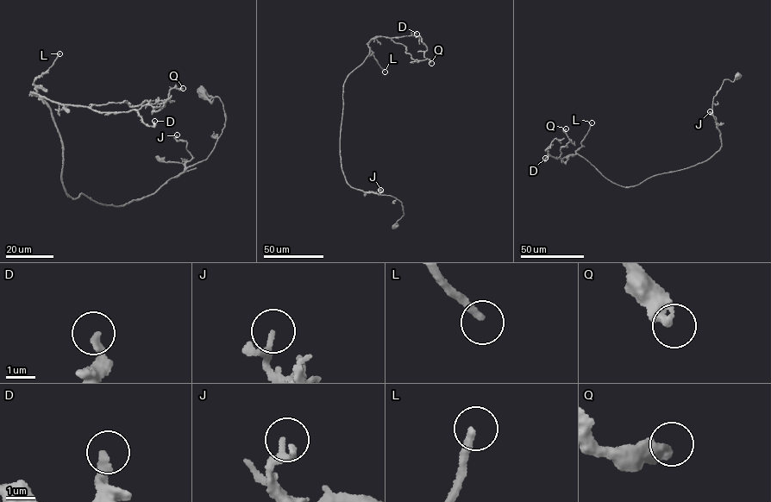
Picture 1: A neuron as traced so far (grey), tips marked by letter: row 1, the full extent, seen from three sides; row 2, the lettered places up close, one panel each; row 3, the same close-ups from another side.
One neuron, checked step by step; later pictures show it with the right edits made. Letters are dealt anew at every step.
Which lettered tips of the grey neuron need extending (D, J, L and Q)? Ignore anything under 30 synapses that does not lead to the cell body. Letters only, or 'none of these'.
L

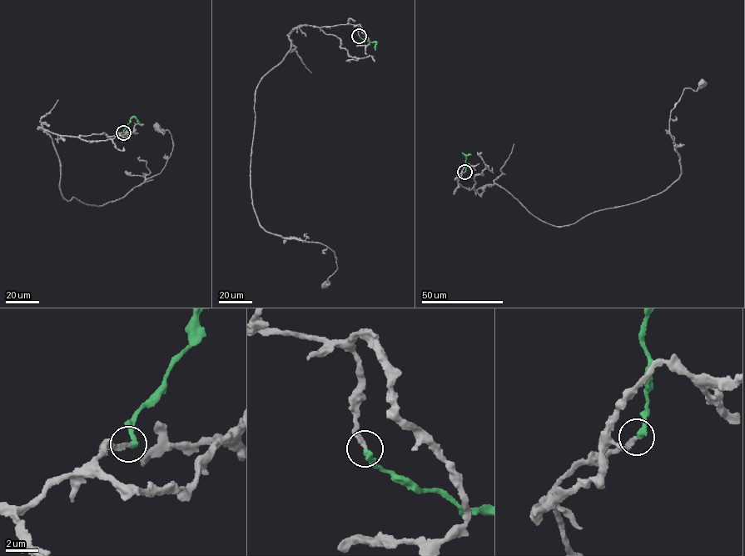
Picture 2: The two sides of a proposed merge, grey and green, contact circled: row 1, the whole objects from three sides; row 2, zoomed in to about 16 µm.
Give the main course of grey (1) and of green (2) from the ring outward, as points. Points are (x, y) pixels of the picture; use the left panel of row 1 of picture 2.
1: (123, 132), (91, 142), (39, 127), (60, 162), (63, 197), (101, 206), (159, 174), (173, 143), (156, 127)
2: (123, 132), (131, 118), (134, 117), (139, 122)

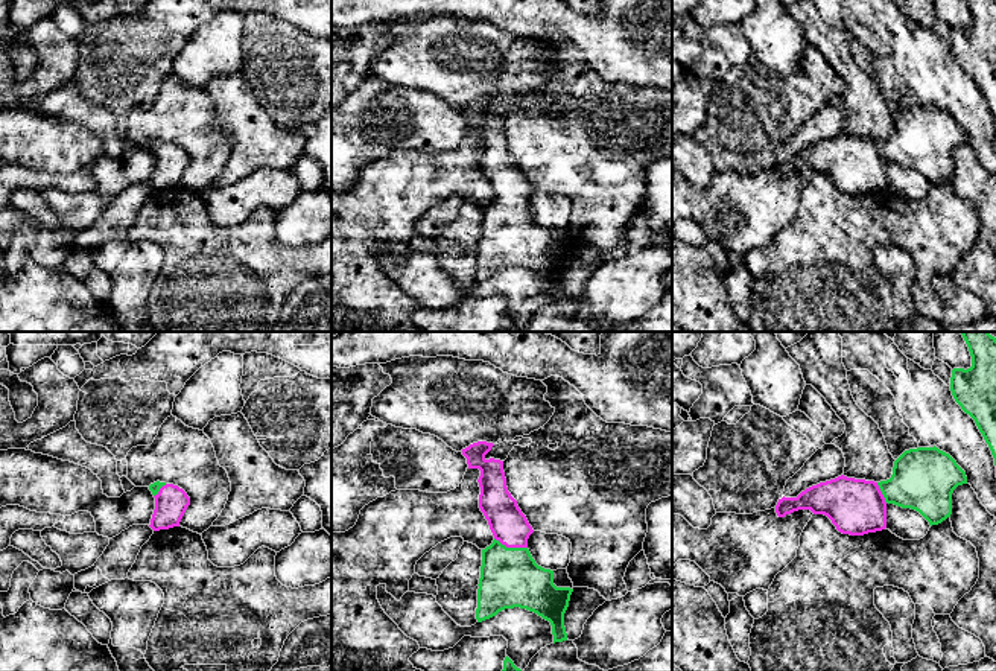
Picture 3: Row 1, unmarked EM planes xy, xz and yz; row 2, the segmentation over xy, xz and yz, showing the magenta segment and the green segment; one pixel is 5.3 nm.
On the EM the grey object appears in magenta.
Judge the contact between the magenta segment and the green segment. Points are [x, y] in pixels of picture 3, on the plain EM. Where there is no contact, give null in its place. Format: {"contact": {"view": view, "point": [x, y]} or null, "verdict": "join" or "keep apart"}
{"contact": {"view": "xz", "point": [511, 206]}, "verdict": "join"}

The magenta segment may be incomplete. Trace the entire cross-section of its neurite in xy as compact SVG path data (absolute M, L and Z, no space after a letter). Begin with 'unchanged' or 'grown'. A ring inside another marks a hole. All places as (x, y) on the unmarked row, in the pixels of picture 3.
grown; M160 140L151 143L149 149L155 157L155 169L149 186L154 190L179 186L179 181L190 164L187 152L178 145Z

